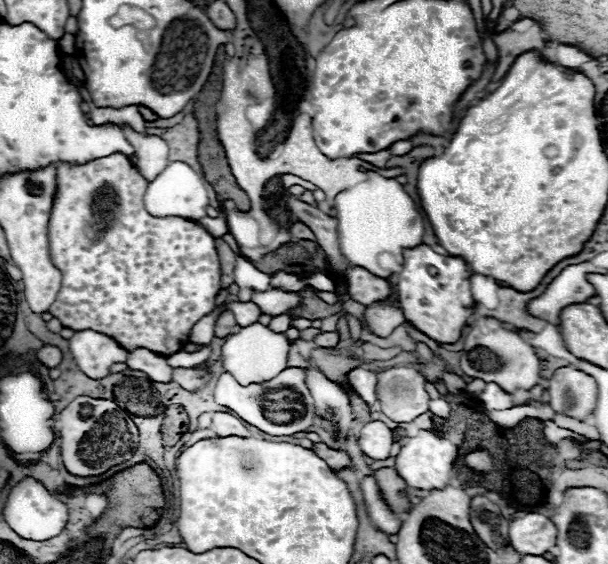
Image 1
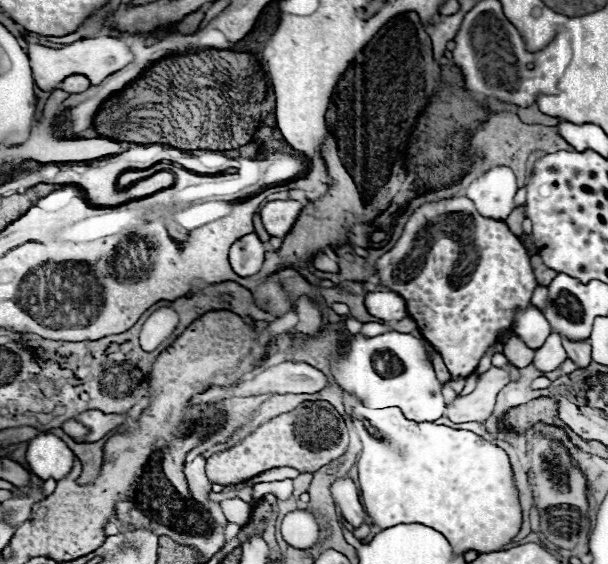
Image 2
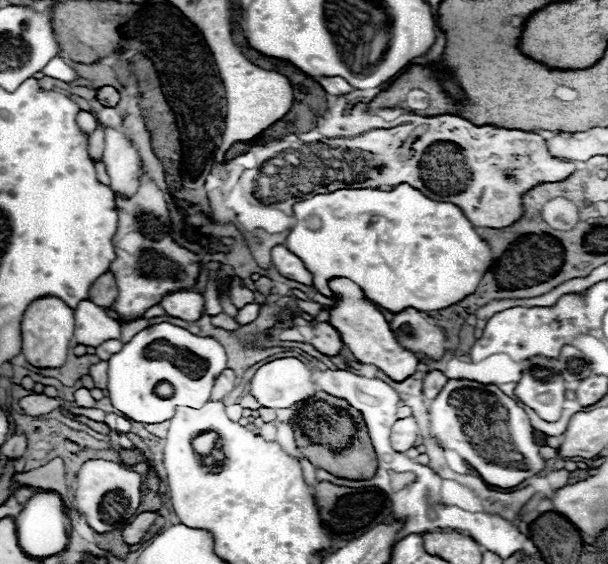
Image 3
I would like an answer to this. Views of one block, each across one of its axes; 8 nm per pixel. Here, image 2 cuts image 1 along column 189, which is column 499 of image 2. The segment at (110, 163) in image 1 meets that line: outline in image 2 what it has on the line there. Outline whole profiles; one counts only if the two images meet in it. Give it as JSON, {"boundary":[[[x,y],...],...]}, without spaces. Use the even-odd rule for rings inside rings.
{"boundary":[[[466,196],[444,198],[444,200],[428,202],[428,204],[422,204],[420,208],[416,208],[412,212],[412,216],[408,218],[408,222],[404,226],[404,232],[398,238],[398,242],[394,244],[394,248],[376,260],[376,276],[378,276],[380,284],[384,284],[390,290],[398,292],[406,300],[406,308],[408,308],[410,318],[414,318],[418,322],[418,328],[422,330],[420,334],[424,336],[424,340],[428,340],[434,346],[434,350],[440,352],[440,356],[444,358],[444,364],[450,370],[452,378],[466,378],[466,376],[470,376],[470,372],[476,370],[476,366],[478,366],[480,358],[486,354],[486,350],[490,346],[494,346],[498,342],[498,338],[502,336],[502,330],[510,330],[514,326],[514,314],[516,314],[516,310],[524,310],[530,304],[532,292],[538,286],[534,270],[530,266],[530,254],[526,252],[526,248],[520,242],[520,238],[510,232],[510,228],[506,226],[506,222],[494,220],[494,218],[484,218],[482,214],[478,214],[474,202],[470,198],[466,198]]]}

